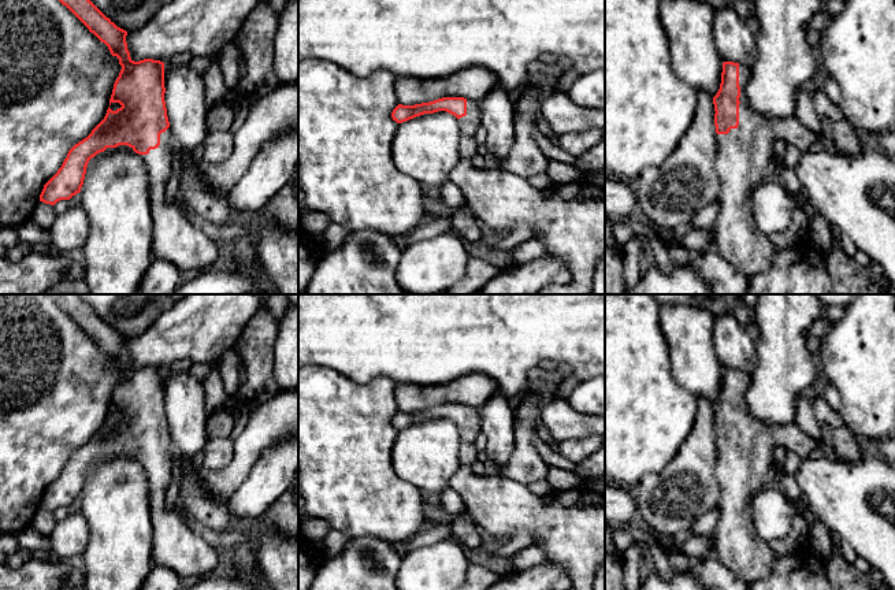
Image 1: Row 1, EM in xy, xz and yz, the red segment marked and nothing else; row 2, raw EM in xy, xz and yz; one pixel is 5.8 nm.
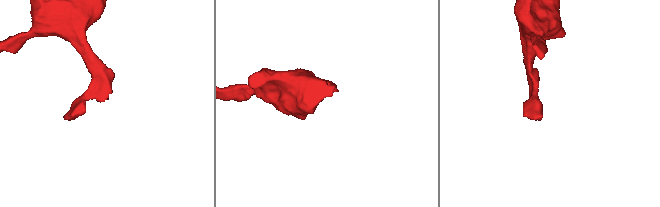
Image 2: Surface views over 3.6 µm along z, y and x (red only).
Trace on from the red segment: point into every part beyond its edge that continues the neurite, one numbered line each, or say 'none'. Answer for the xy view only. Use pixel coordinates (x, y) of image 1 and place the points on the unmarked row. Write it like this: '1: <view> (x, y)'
1: xy (175, 546)

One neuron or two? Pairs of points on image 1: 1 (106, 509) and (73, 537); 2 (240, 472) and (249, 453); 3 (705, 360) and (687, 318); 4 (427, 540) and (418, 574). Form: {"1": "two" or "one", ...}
{"1": "two", "2": "one", "3": "one", "4": "two"}

